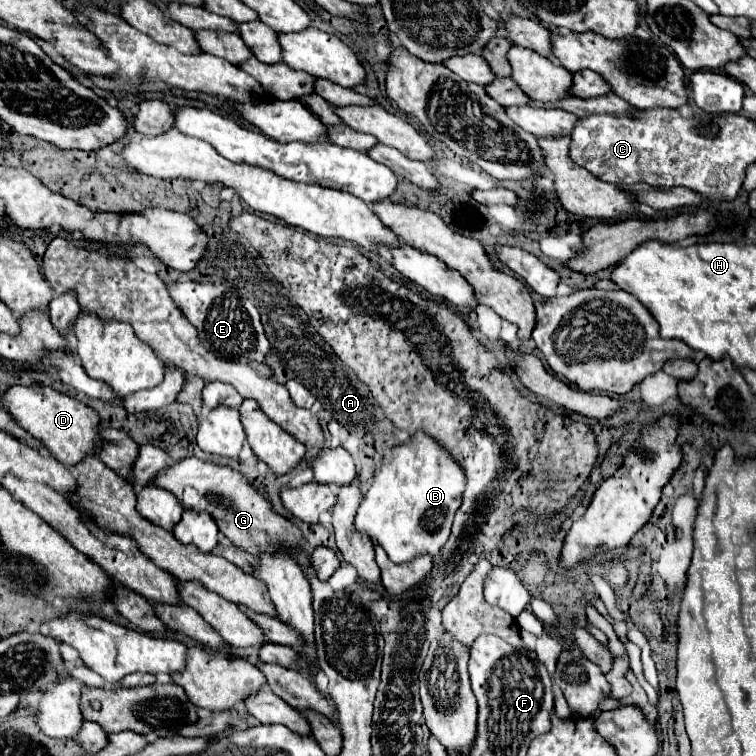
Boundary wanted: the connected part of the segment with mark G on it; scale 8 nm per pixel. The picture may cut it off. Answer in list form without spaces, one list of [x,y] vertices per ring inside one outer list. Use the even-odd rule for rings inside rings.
[[[186,457],[182,461],[176,461],[162,469],[150,485],[168,489],[174,493],[174,497],[184,505],[184,509],[194,511],[206,511],[216,521],[218,529],[232,539],[234,545],[238,545],[246,553],[260,553],[260,551],[272,551],[272,545],[286,545],[290,553],[296,555],[296,541],[300,539],[298,527],[294,527],[290,521],[280,517],[270,501],[258,493],[238,471],[214,465],[210,461],[200,461],[196,457]]]

